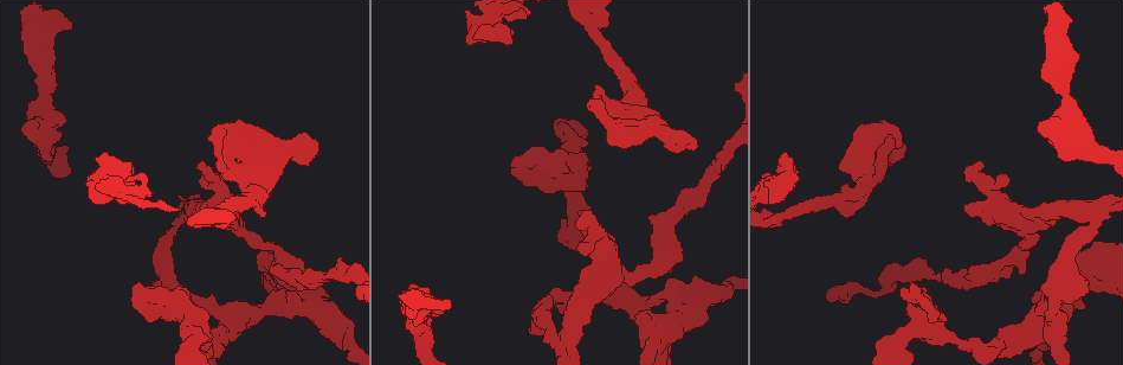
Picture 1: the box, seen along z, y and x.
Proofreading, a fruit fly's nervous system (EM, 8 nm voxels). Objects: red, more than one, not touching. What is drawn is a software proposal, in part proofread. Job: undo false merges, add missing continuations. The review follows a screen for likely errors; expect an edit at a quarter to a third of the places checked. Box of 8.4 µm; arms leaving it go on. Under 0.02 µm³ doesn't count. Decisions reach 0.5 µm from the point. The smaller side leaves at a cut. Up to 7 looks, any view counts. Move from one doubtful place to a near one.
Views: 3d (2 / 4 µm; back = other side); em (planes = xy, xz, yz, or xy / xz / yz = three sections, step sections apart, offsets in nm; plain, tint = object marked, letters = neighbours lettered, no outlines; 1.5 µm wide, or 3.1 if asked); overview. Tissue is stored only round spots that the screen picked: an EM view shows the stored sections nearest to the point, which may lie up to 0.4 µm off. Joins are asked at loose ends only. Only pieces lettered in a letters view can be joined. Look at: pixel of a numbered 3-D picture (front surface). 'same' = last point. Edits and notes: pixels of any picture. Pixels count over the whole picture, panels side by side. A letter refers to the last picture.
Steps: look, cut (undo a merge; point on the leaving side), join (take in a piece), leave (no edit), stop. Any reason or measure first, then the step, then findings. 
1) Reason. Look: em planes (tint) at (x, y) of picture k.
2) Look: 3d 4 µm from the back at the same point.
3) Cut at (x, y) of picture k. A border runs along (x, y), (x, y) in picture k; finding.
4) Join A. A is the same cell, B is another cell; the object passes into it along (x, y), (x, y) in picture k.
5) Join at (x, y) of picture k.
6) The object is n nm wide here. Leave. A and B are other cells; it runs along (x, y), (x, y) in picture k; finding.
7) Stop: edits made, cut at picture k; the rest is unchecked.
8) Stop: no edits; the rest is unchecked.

Thick end. Look: em planes (letters) at (694, 149) of picture 1.

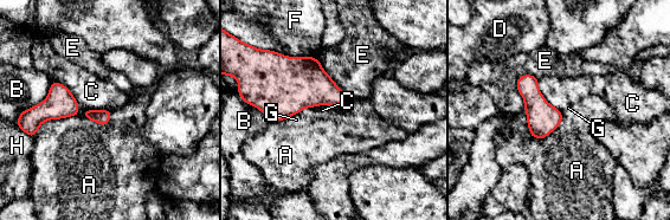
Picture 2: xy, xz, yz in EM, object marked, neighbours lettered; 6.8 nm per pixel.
The longest contact is with A, 340 nm. Leave. A, B, C, D, E, F, G and H are other cells; a border runs along (538, 78), (541, 95), (561, 112) in picture 2; no lettered piece goes on from it.

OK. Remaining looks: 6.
Look: 3d 2 µm at (786, 152) of picture 1.

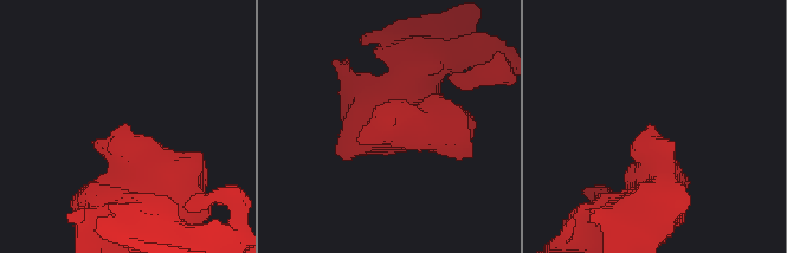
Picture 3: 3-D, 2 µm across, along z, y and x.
Now the EM. Look: em planes (letters) at (122, 125) of picture 3.

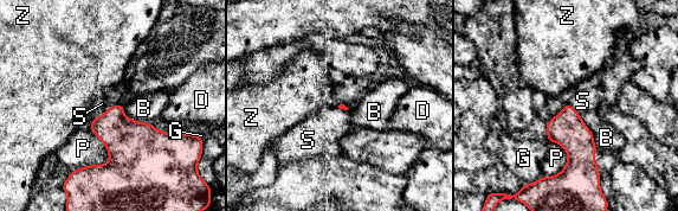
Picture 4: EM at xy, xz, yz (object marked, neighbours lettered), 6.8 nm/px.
Join S. S is the same cell, B, D, G, P and Z are other cells; the neuron continues.

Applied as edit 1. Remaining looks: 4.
Look: overview.

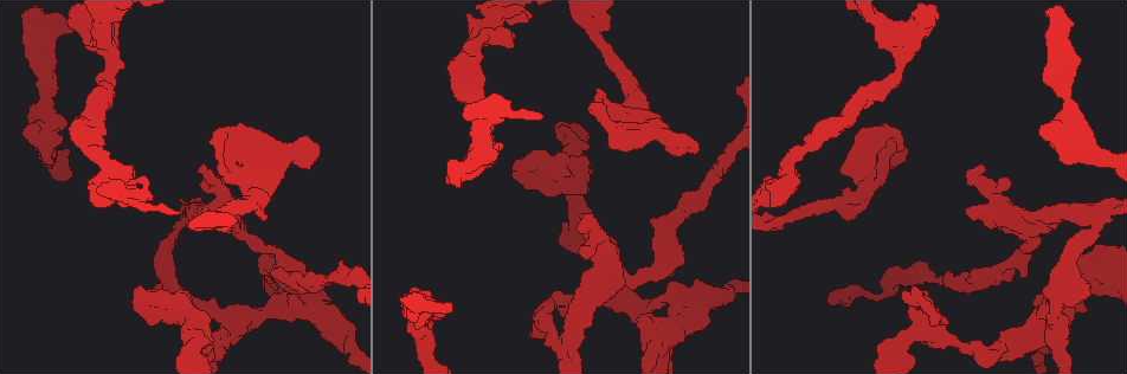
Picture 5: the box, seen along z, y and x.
Thick end. Look: em xy step 4 (letters) at (514, 165) of picture 5.

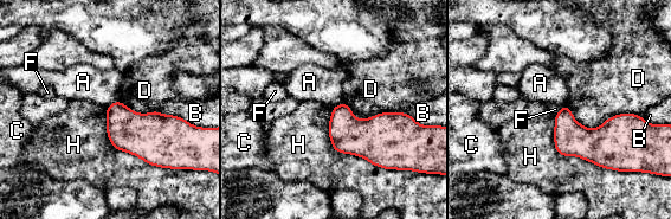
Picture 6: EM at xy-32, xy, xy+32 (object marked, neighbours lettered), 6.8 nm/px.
Leave. A, B, C, D, F and H are other cells; a border runs along (331, 108), (336, 150), (405, 171) in picture 6; no lettered piece goes on from it.

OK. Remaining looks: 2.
Stop: edits made, join at picture 4; the rest is unchecked.

